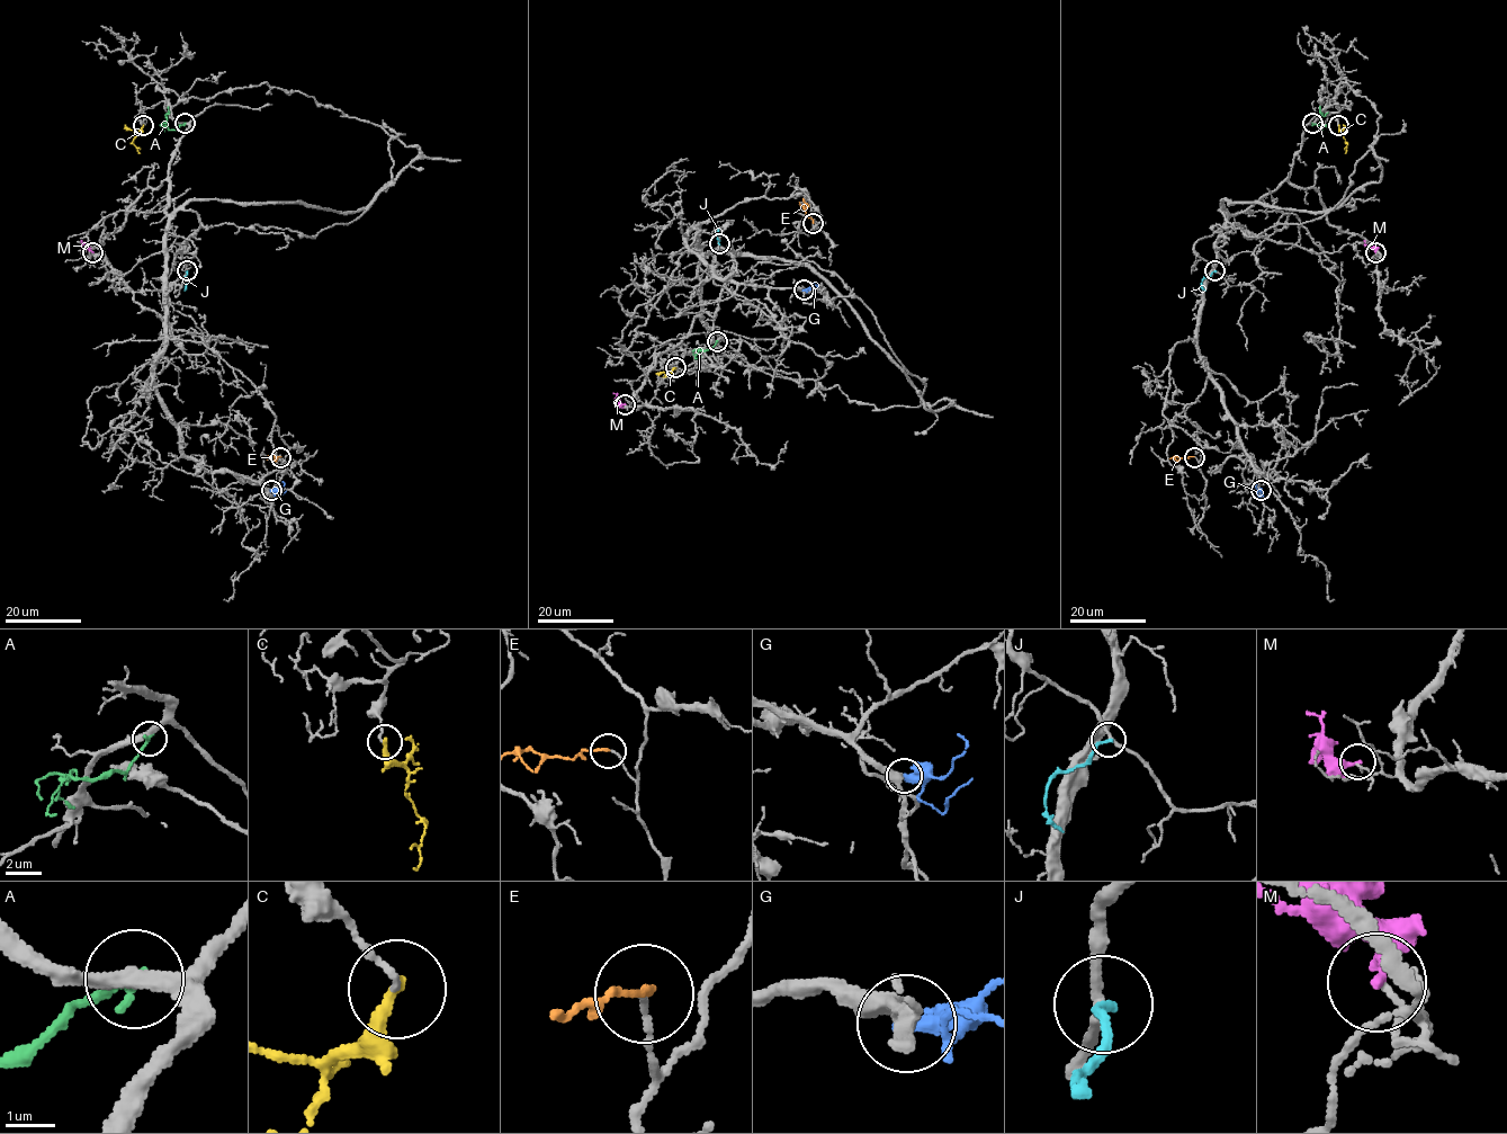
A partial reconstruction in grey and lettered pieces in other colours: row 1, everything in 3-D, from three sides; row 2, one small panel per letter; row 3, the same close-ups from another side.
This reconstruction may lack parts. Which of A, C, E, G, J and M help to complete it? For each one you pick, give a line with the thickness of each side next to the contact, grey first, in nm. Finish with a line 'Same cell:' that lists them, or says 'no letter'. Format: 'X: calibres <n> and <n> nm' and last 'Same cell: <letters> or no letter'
Same cell: no letter

